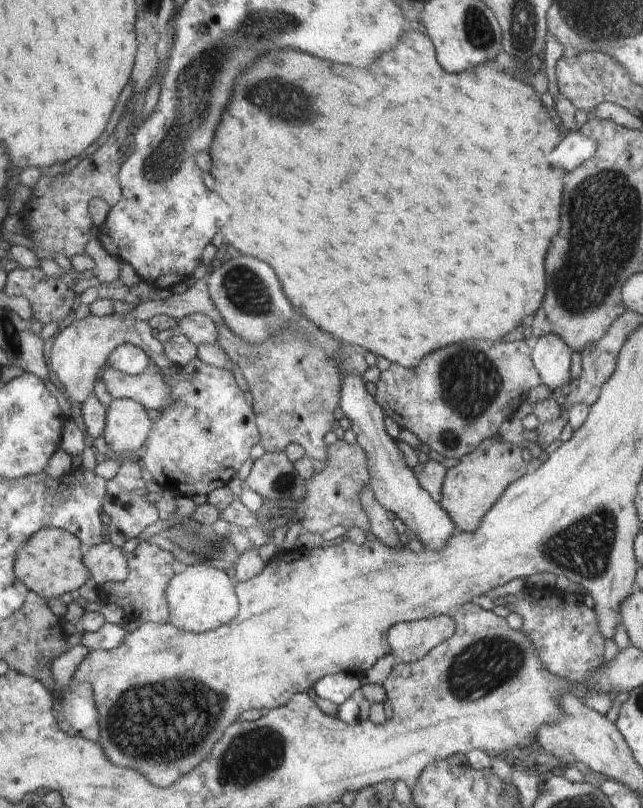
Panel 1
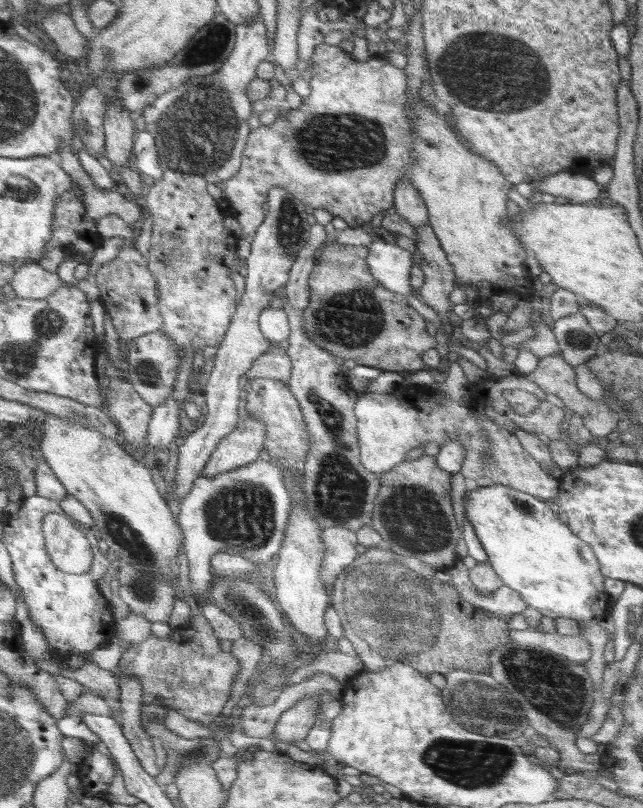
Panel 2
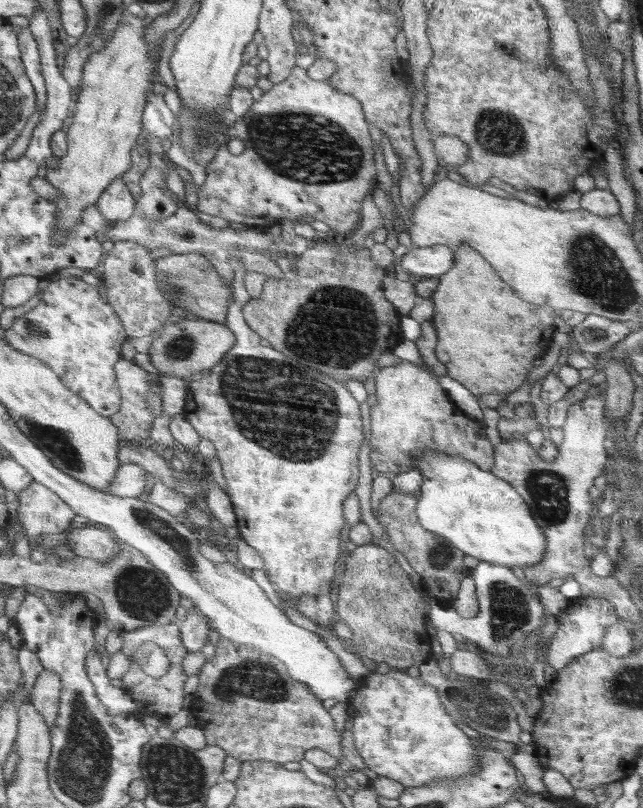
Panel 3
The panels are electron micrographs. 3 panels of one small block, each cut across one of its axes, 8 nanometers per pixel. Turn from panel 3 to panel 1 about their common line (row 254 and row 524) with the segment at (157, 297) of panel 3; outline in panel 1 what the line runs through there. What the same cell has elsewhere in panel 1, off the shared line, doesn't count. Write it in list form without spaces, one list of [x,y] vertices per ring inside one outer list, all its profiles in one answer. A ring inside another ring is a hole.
[[[109,456],[120,460],[120,467],[114,478],[106,481],[106,496],[102,500],[102,512],[109,518],[105,526],[105,539],[114,546],[122,548],[127,540],[137,538],[144,528],[154,524],[160,516],[155,502],[143,498],[149,491],[146,489],[147,482],[142,477],[143,468],[139,458]]]

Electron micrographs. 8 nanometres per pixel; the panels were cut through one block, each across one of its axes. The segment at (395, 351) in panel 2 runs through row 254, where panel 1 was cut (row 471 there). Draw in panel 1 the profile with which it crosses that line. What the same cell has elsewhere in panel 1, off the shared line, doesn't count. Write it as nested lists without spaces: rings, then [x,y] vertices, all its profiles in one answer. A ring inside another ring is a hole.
[[[342,439],[331,444],[324,466],[305,484],[308,493],[305,494],[299,510],[303,532],[320,534],[337,524],[344,524],[346,527],[358,526],[369,536],[371,524],[362,508],[360,498],[361,490],[368,484],[369,472],[365,450],[358,443],[351,445]]]

